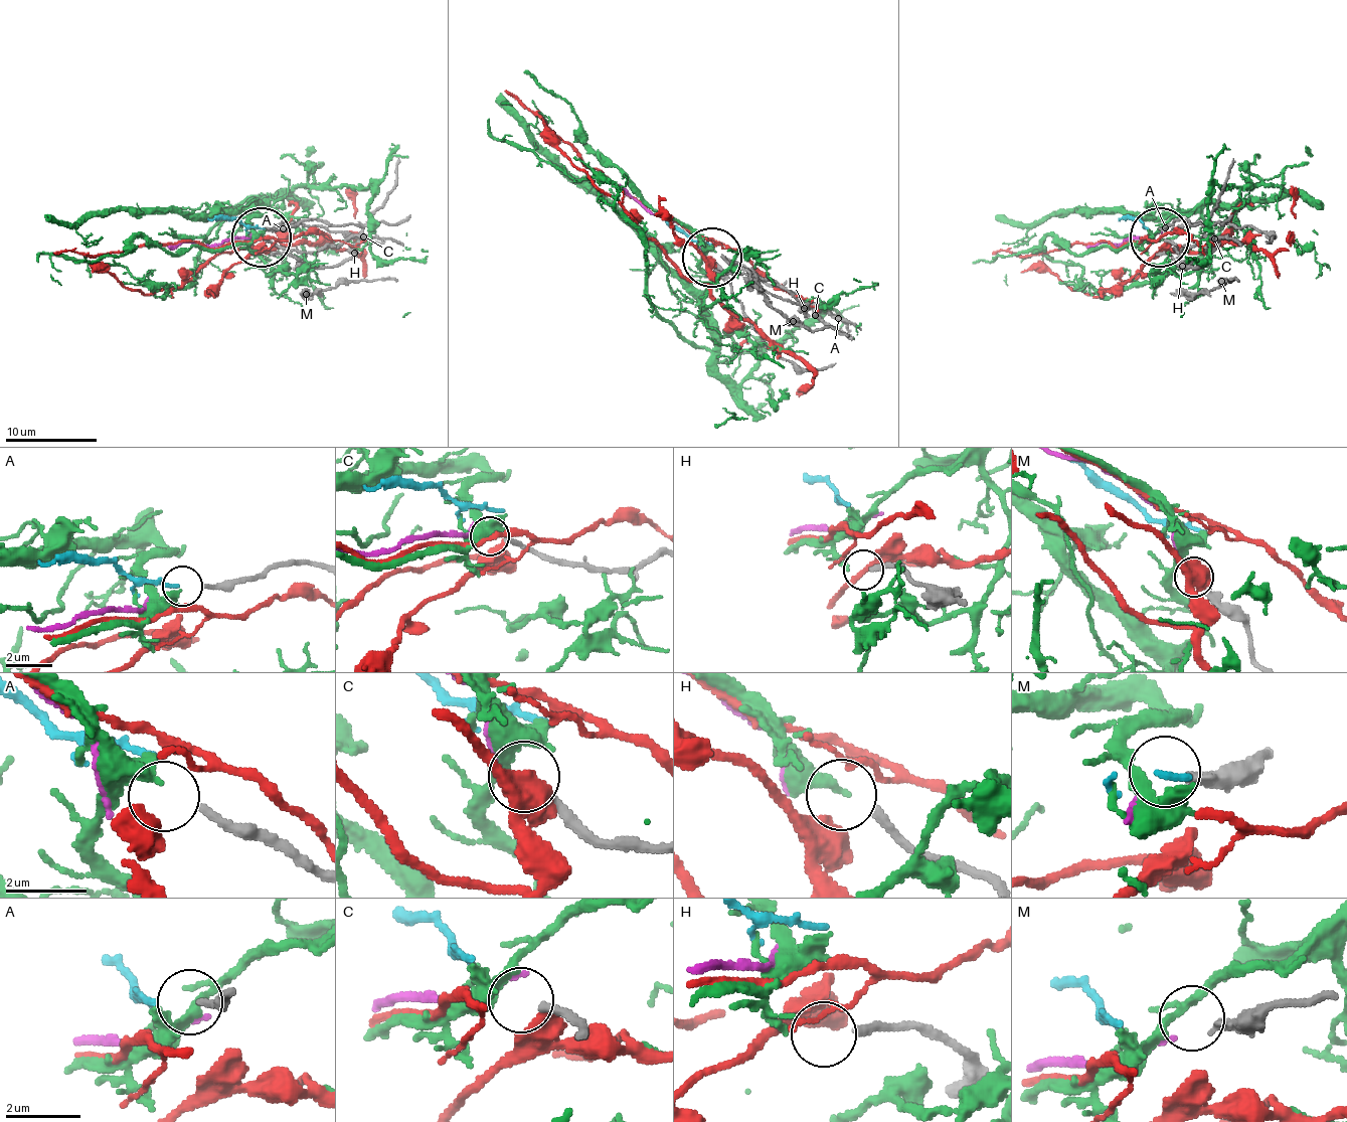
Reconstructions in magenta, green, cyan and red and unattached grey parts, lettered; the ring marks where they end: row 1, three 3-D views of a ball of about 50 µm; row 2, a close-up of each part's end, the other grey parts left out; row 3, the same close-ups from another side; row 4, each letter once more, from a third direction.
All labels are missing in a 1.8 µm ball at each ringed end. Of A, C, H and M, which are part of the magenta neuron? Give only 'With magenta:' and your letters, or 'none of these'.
With magenta: M

